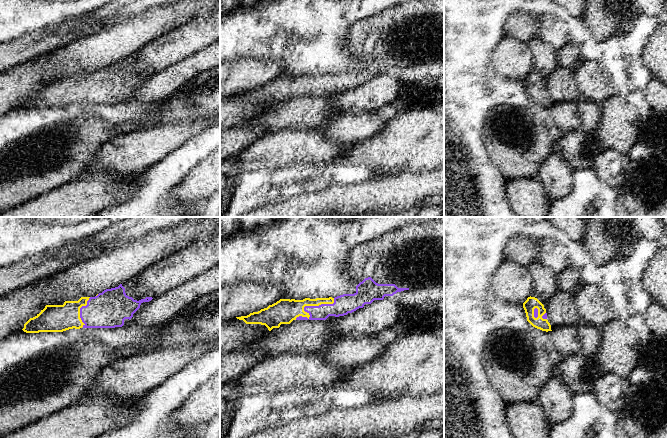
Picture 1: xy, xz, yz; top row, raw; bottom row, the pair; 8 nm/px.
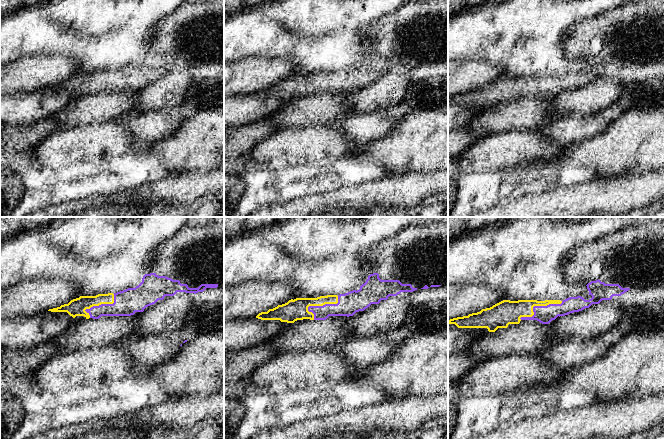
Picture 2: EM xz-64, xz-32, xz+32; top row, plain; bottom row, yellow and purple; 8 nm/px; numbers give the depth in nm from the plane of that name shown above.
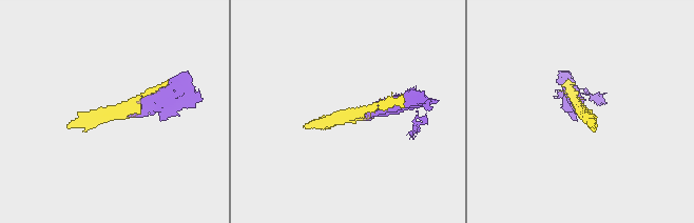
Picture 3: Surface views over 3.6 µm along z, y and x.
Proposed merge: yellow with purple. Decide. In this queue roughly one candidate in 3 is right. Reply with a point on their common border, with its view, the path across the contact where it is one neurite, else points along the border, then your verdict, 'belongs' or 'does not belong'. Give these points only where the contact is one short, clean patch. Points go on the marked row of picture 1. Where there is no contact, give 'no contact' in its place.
contact xz (309, 305); belongs

